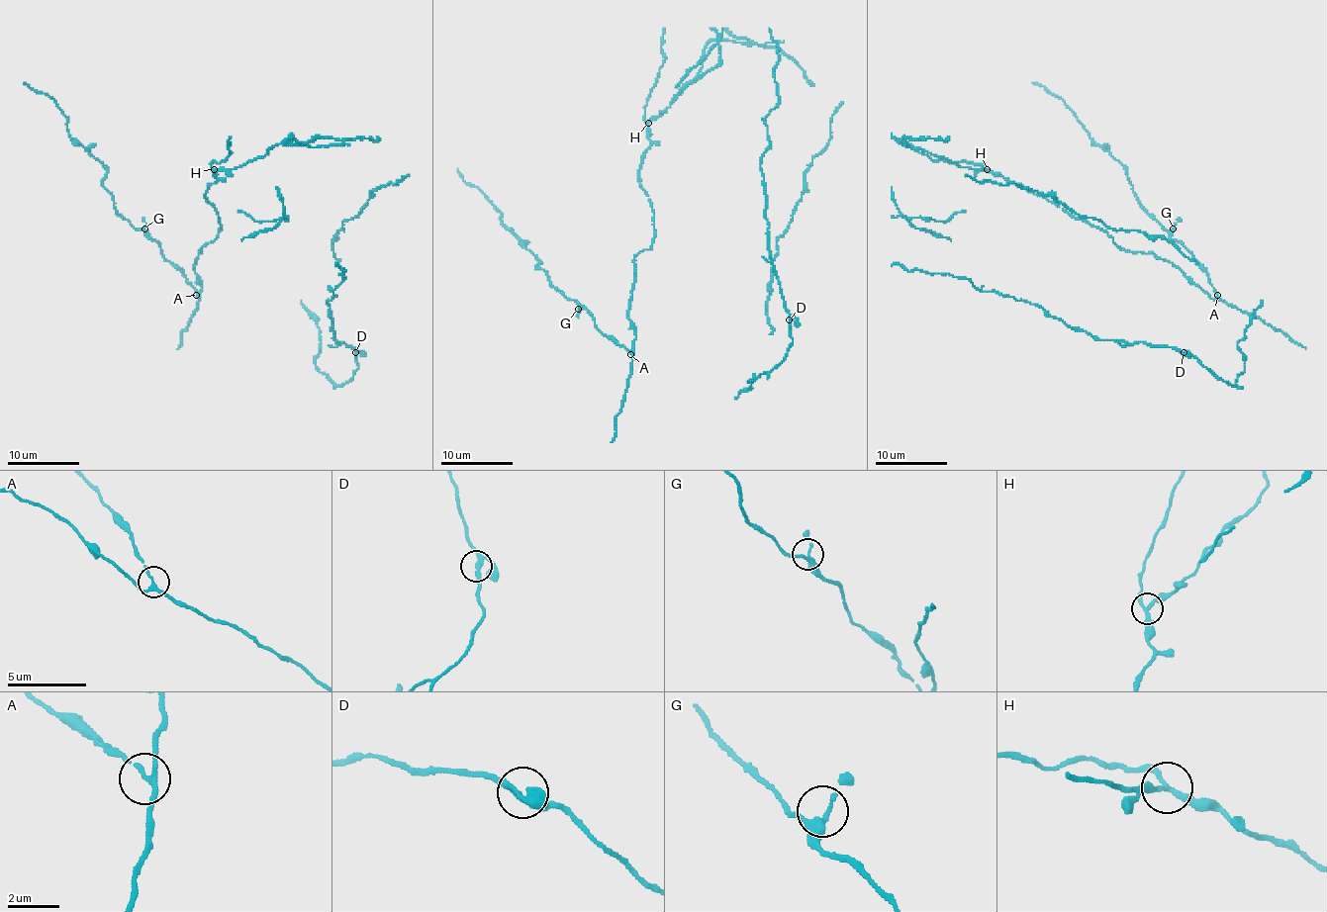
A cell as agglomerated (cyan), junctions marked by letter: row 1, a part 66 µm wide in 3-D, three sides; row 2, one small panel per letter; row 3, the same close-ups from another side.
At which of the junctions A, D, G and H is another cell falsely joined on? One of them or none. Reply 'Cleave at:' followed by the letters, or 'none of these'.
Cleave at: H

